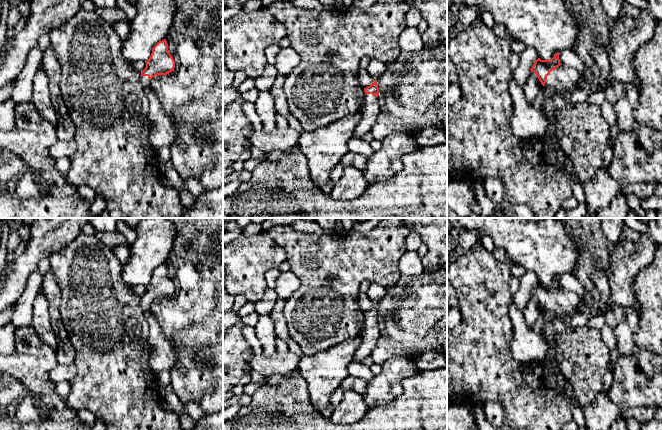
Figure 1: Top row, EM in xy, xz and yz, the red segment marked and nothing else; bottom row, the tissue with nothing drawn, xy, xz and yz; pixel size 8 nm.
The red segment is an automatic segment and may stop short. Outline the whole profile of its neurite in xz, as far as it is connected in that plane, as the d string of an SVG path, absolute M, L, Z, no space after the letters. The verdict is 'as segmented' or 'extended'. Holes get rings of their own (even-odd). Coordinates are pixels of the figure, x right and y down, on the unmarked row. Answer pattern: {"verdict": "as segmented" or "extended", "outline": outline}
{"verdict": "extended", "outline": "M377 303L373 308L364 312L365 322L361 336L361 344L354 354L354 362L362 362L362 360L371 355L373 348L380 335L379 330L379 312Z"}

